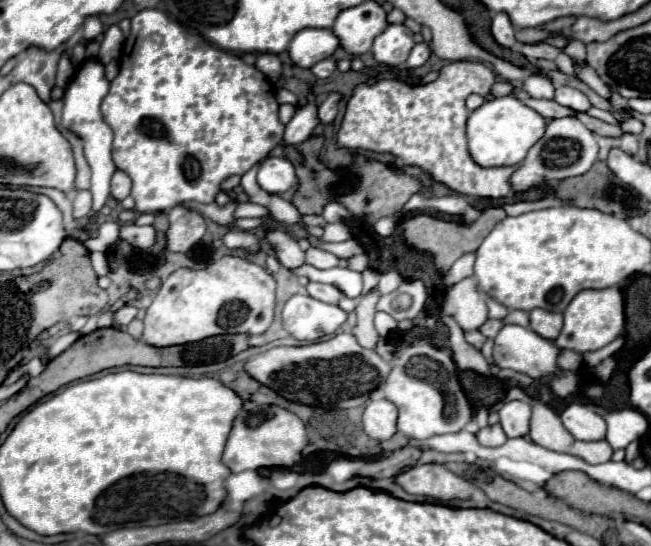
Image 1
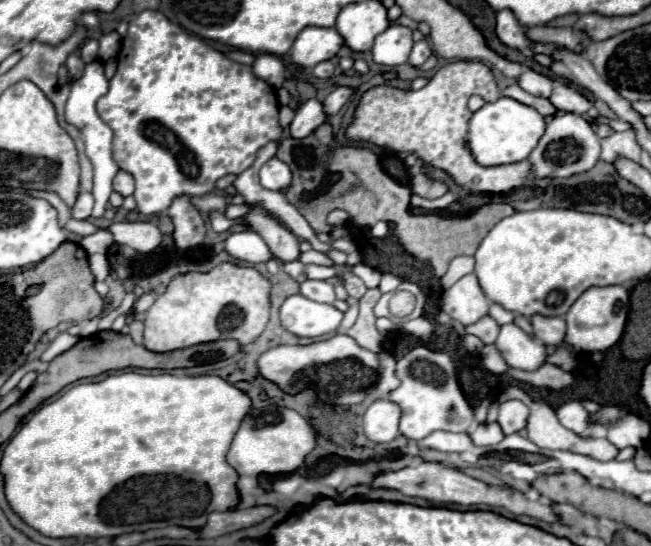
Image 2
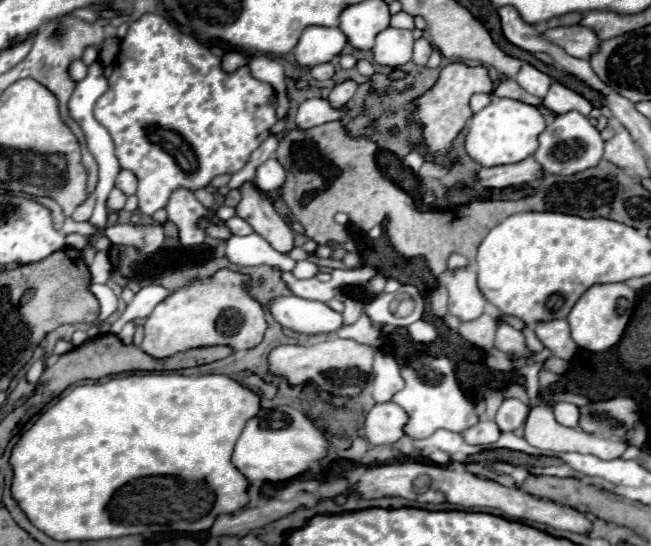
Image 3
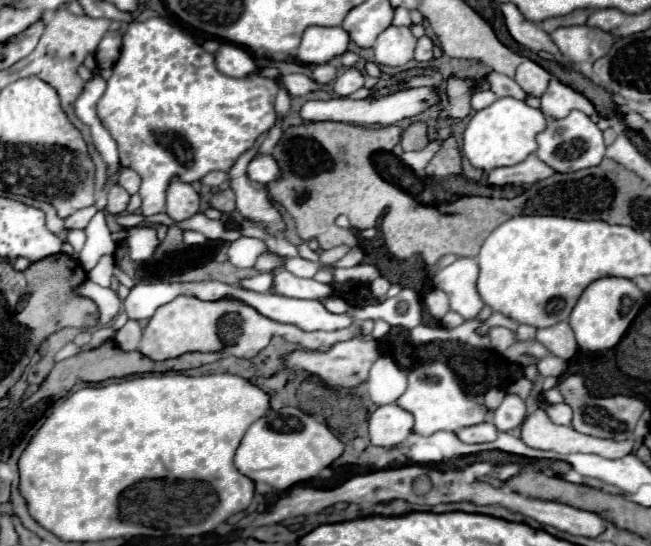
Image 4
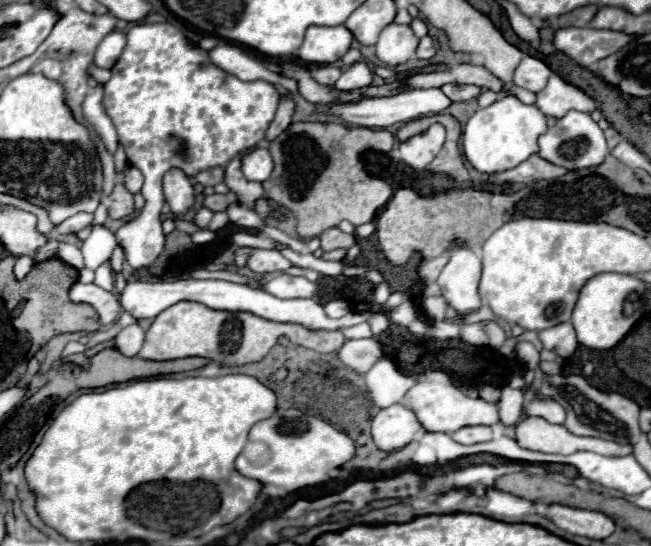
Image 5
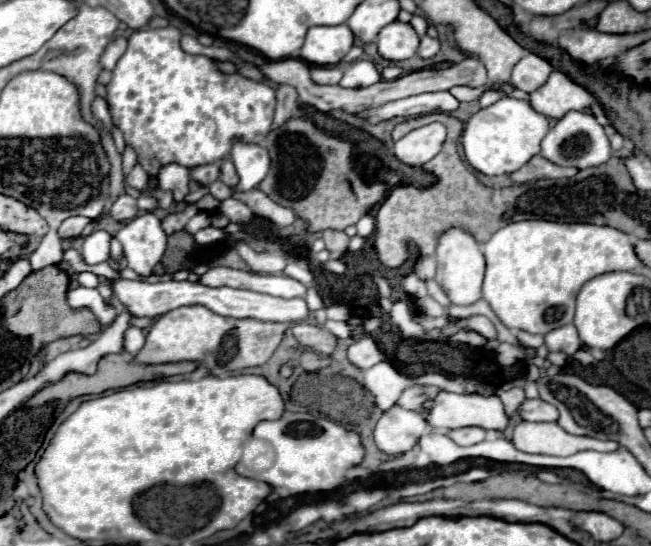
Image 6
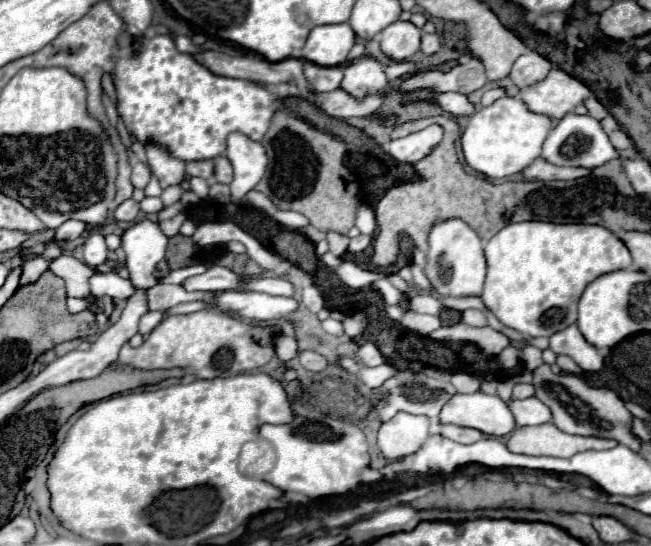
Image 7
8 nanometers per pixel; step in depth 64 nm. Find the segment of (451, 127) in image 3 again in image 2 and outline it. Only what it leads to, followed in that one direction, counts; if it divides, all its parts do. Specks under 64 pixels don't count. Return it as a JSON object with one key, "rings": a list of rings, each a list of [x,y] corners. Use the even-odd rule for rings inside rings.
{"rings":[[[452,62],[442,66],[436,76],[420,90],[402,92],[394,88],[374,88],[366,92],[360,100],[354,122],[346,130],[346,136],[378,146],[388,146],[392,150],[414,152],[428,166],[444,168],[456,180],[456,184],[468,192],[500,194],[520,188],[530,180],[530,160],[484,168],[474,162],[468,148],[464,146],[468,122],[472,118],[472,112],[468,110],[468,98],[474,94],[494,100],[500,98],[500,90],[494,84],[490,66],[482,62]]]}

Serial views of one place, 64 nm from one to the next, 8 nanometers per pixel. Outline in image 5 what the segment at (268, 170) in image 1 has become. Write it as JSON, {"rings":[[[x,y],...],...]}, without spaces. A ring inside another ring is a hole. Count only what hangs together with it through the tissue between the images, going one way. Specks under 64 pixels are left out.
{"rings":[[[254,148],[252,152],[240,154],[242,174],[248,182],[264,182],[272,174],[272,158],[266,148]]]}

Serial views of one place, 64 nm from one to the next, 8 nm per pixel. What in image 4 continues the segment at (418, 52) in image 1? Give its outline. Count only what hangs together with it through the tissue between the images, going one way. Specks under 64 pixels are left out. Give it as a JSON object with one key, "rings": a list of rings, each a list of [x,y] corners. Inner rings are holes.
{"rings":[[[422,36],[416,44],[416,54],[414,54],[414,60],[420,60],[420,62],[428,62],[432,60],[432,40],[428,36]]]}

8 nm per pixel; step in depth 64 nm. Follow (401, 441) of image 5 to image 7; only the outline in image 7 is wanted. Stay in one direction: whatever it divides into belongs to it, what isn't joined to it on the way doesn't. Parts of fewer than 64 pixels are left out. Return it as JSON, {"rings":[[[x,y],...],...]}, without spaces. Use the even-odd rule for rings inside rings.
{"rings":[[[398,412],[390,422],[384,422],[378,432],[378,448],[390,462],[402,460],[424,448],[430,438],[430,420]]]}

